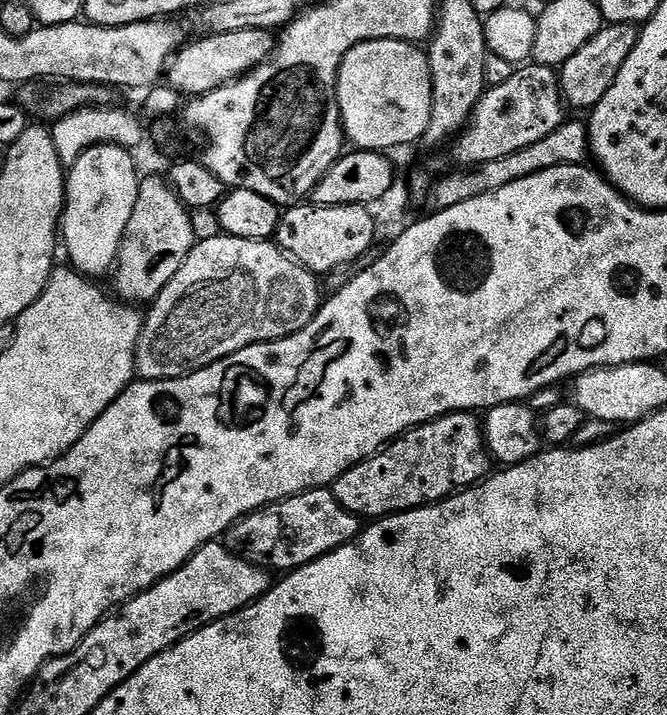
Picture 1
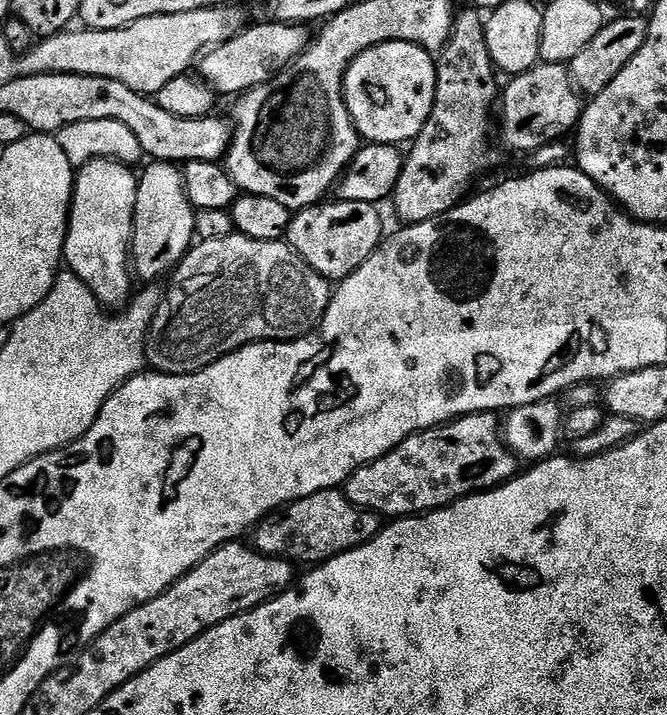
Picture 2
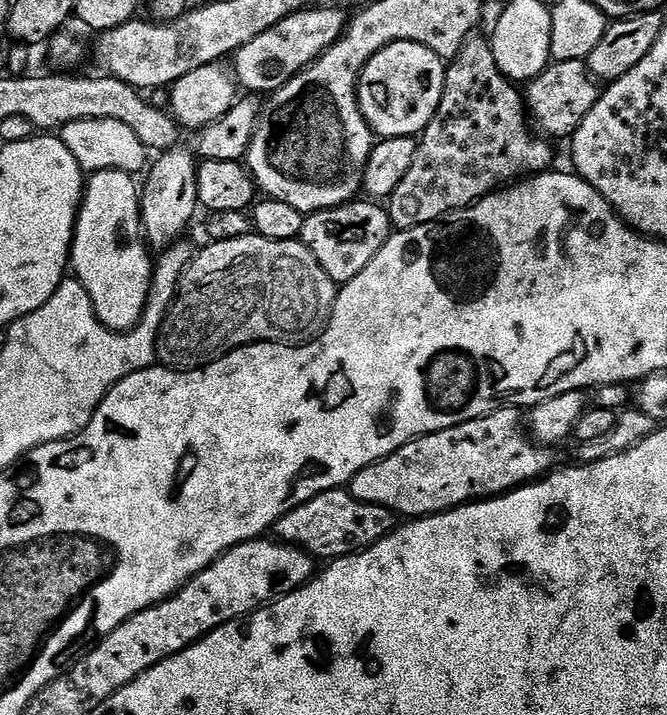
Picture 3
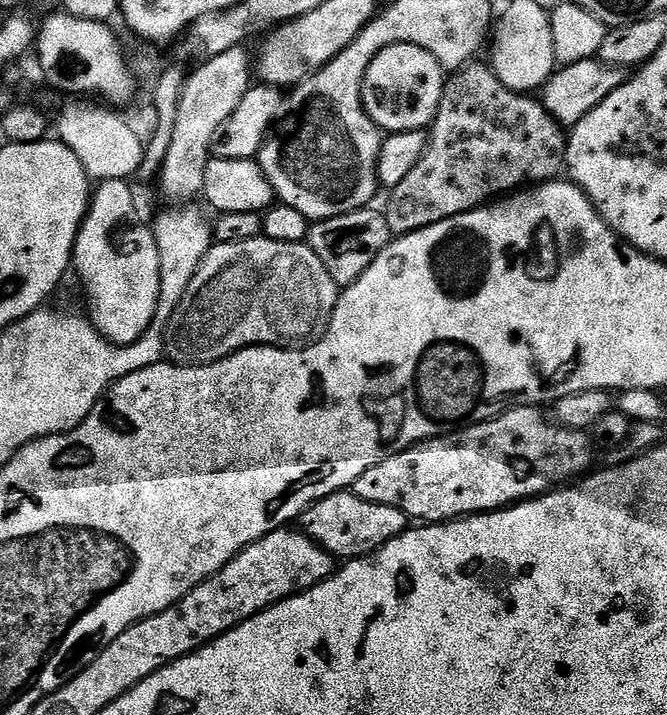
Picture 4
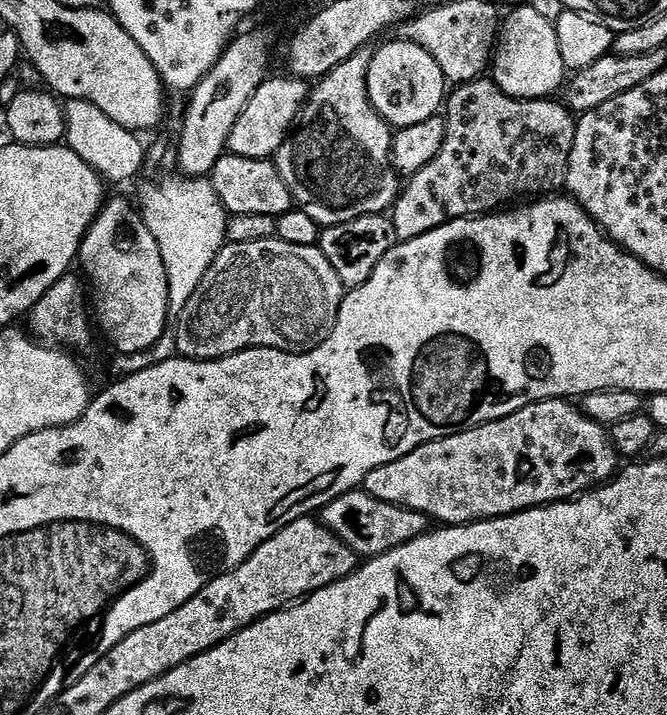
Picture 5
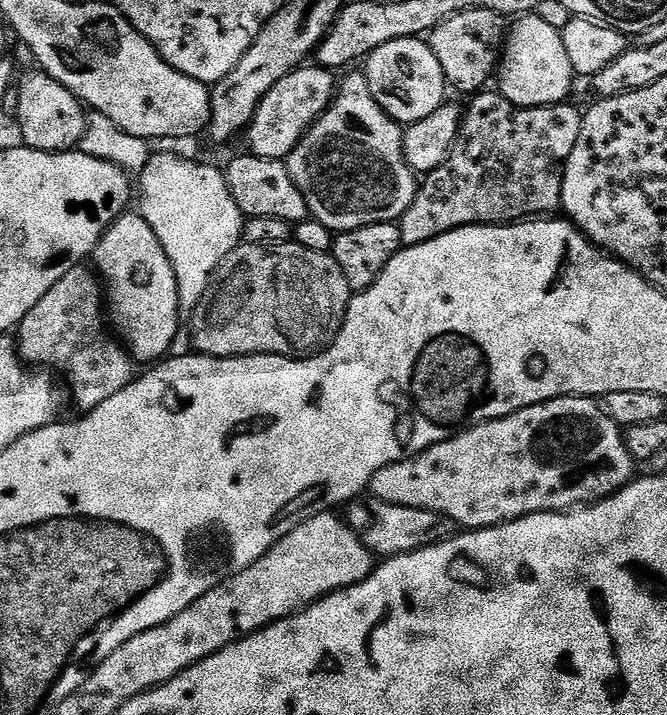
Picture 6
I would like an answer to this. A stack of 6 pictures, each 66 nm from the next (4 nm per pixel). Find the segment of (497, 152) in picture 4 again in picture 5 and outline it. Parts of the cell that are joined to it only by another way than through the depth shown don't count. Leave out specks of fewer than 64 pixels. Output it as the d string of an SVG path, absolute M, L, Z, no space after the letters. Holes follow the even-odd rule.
M468 78L468 81L465 82L461 88L451 89L450 95L446 100L446 112L448 108L448 116L446 115L446 127L444 129L444 141L442 142L442 150L438 150L438 154L434 159L427 164L426 166L422 166L422 170L418 170L418 174L414 174L413 176L407 177L406 183L400 189L400 197L397 198L396 203L392 205L390 209L390 219L392 225L394 226L394 230L396 231L396 239L397 241L401 240L413 240L414 238L418 238L422 234L430 234L430 230L438 230L438 226L446 226L451 220L469 220L471 216L487 216L489 214L495 213L497 210L503 209L505 206L511 205L513 202L511 200L516 200L519 196L528 196L524 198L548 198L553 194L559 193L561 189L565 187L568 183L568 167L570 166L570 150L574 150L574 134L576 133L576 122L577 117L573 114L573 112L568 109L568 105L561 102L556 98L549 98L547 100L519 100L518 98L514 98L513 96L508 96L498 87L491 78Z

